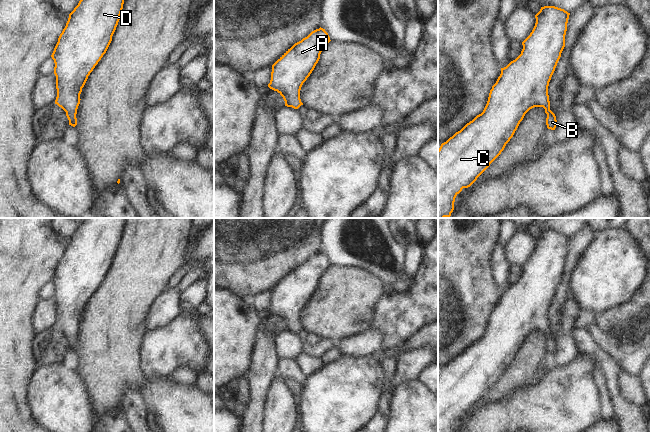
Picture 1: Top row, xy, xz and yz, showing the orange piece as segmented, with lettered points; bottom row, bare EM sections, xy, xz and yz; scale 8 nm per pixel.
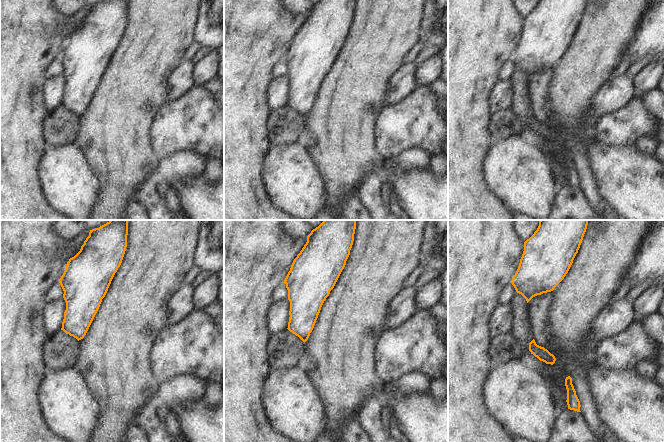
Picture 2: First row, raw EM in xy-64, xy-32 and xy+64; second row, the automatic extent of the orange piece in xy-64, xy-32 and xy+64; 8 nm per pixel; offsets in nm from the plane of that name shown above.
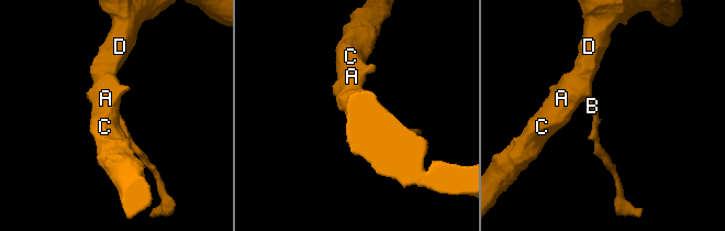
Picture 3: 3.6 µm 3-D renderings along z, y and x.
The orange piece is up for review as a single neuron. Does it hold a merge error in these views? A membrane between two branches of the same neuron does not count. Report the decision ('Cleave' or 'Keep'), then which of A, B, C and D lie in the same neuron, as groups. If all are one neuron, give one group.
Keep. Groups: A B C D

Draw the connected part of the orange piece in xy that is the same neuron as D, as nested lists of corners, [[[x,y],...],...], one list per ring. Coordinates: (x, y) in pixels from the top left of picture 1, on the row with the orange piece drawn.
[[[80,0],[51,55],[55,63],[55,104],[66,112],[73,127],[77,125],[82,88],[112,41],[123,4],[124,0]]]

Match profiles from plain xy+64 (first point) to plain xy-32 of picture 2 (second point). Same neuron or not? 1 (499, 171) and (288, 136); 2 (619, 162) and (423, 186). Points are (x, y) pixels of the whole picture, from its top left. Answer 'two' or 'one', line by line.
1: two
2: one

